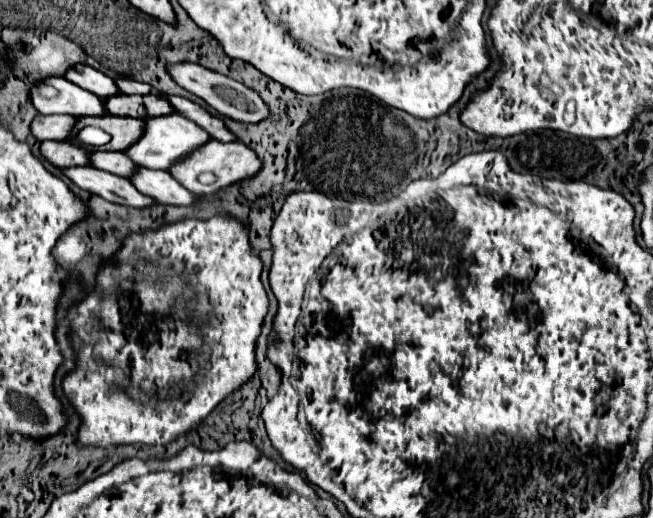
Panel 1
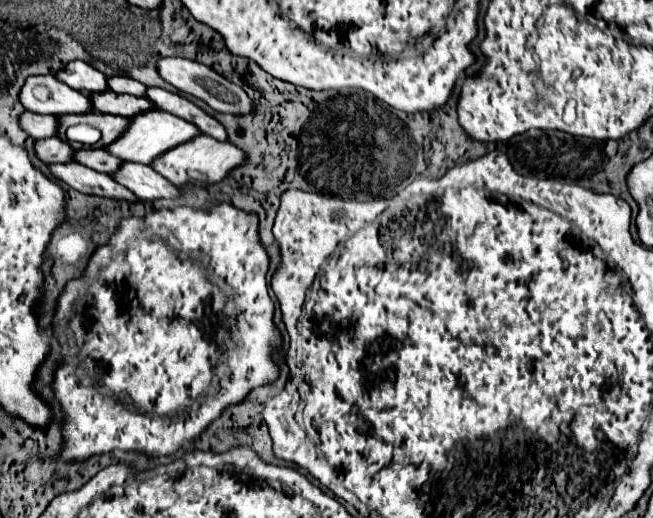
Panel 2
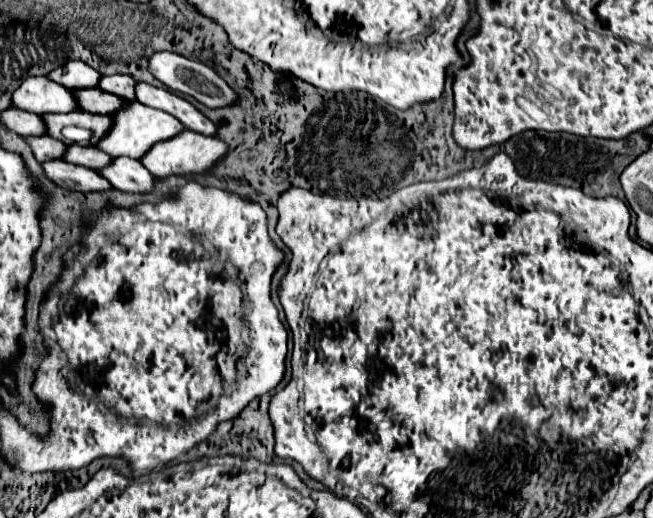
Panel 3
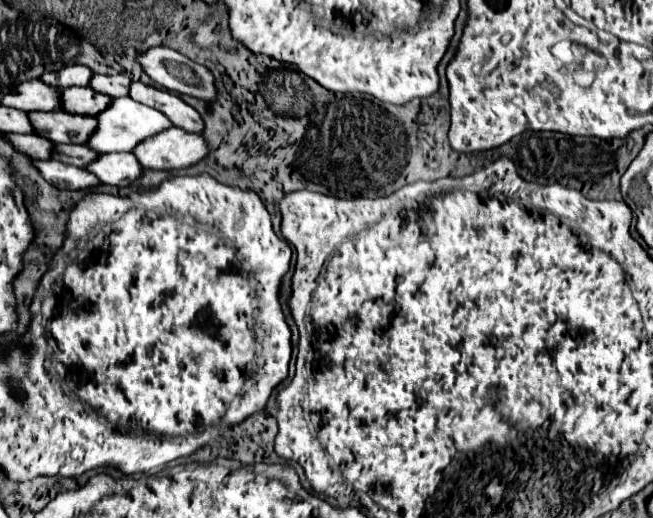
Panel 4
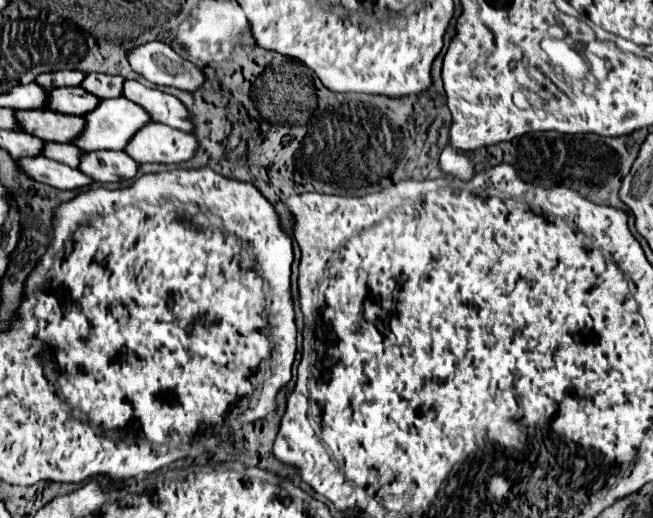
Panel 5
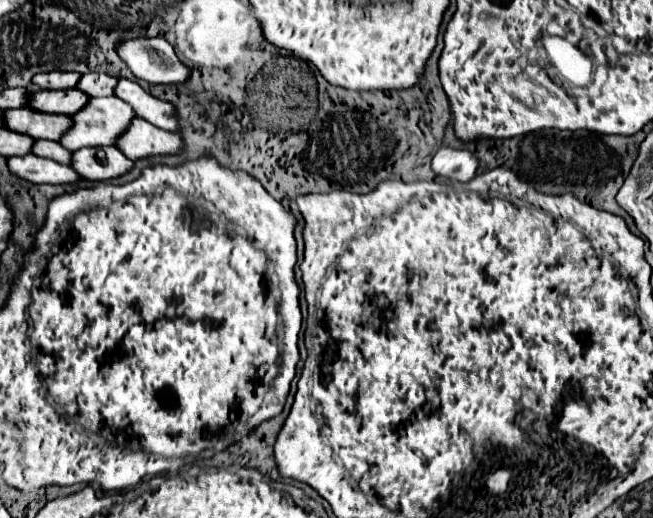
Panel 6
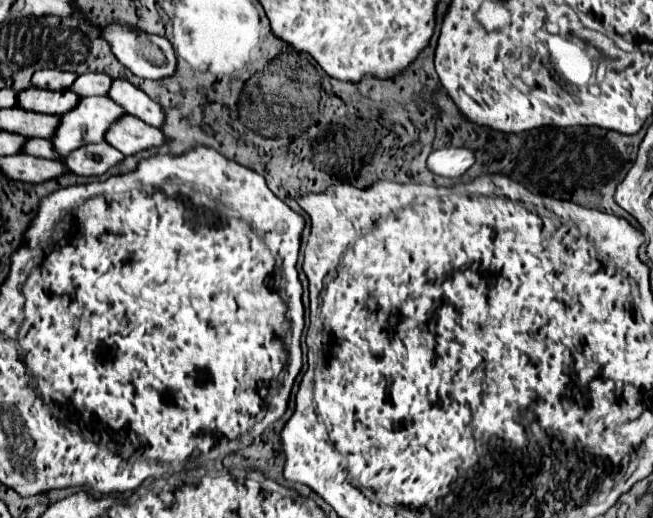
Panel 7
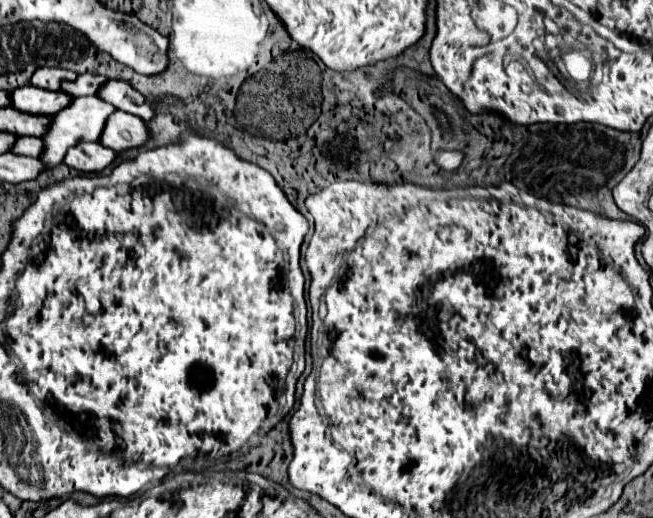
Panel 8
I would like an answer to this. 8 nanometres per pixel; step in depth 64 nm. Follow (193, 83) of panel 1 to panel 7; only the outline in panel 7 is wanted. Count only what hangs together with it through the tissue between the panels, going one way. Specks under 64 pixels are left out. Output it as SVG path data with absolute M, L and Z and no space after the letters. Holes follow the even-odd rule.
M110 24L108 28L104 28L102 36L112 46L114 56L126 68L130 68L132 74L136 74L140 78L148 78L148 80L162 80L162 78L176 74L176 56L174 56L172 44L166 38L152 36L152 34L146 34L146 32L142 34L142 32L128 28L128 26L118 26L118 24Z

